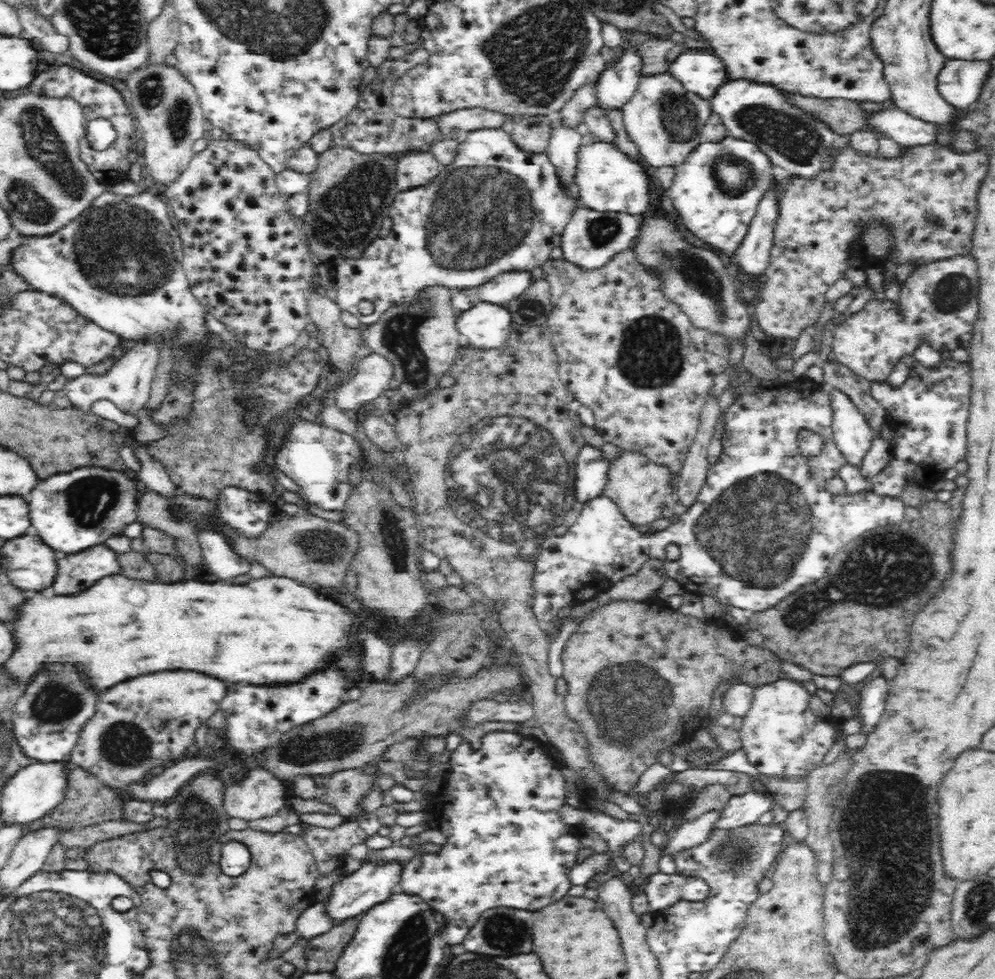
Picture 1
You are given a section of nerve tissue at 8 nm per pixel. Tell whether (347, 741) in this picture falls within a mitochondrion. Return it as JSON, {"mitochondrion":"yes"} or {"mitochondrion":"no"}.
{"mitochondrion":"yes"}

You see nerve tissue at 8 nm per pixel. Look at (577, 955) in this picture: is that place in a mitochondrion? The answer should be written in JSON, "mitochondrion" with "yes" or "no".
{"mitochondrion":"no"}

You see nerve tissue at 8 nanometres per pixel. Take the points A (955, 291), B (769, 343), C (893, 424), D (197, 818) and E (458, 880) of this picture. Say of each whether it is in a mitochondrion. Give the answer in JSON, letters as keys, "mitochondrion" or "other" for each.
{"A":"mitochondrion","B":"other","C":"other","D":"mitochondrion","E":"other"}

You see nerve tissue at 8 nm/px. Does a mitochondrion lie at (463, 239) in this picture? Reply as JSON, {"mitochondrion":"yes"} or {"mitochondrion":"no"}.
{"mitochondrion":"yes"}

